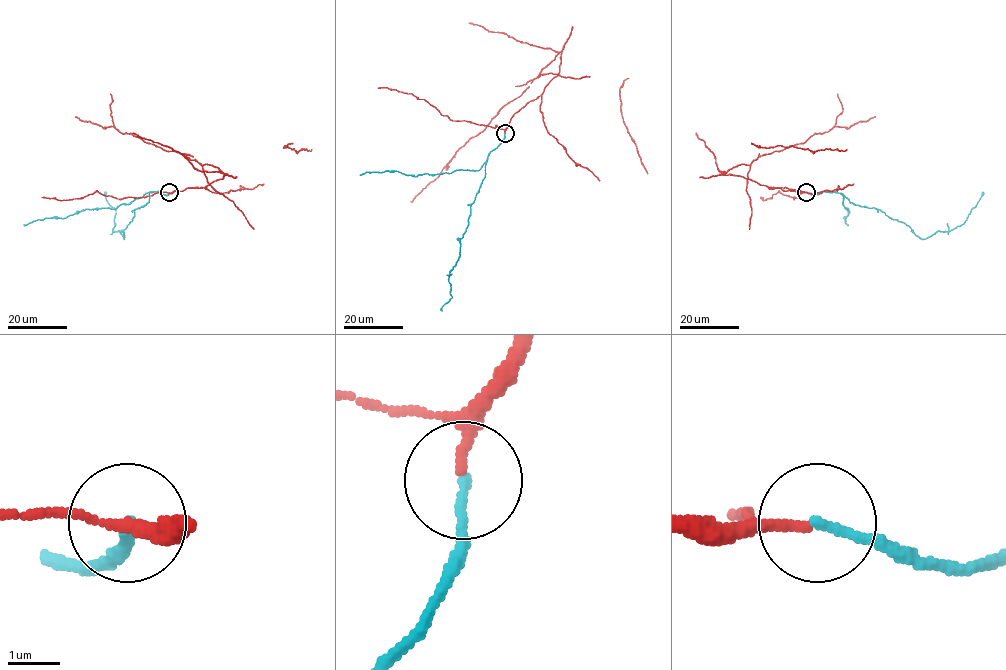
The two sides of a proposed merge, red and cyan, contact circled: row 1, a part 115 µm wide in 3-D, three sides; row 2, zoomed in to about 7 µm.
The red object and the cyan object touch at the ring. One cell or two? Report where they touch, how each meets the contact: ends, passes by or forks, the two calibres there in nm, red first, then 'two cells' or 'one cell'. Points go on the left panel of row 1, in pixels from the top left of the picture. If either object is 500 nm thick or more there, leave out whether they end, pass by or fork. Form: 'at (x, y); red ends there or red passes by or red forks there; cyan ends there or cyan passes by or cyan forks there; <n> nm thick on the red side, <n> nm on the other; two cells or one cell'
at (169, 192); red passes by; cyan ends there; 150 nm thick on the red side, 180 nm on the other; one cell

